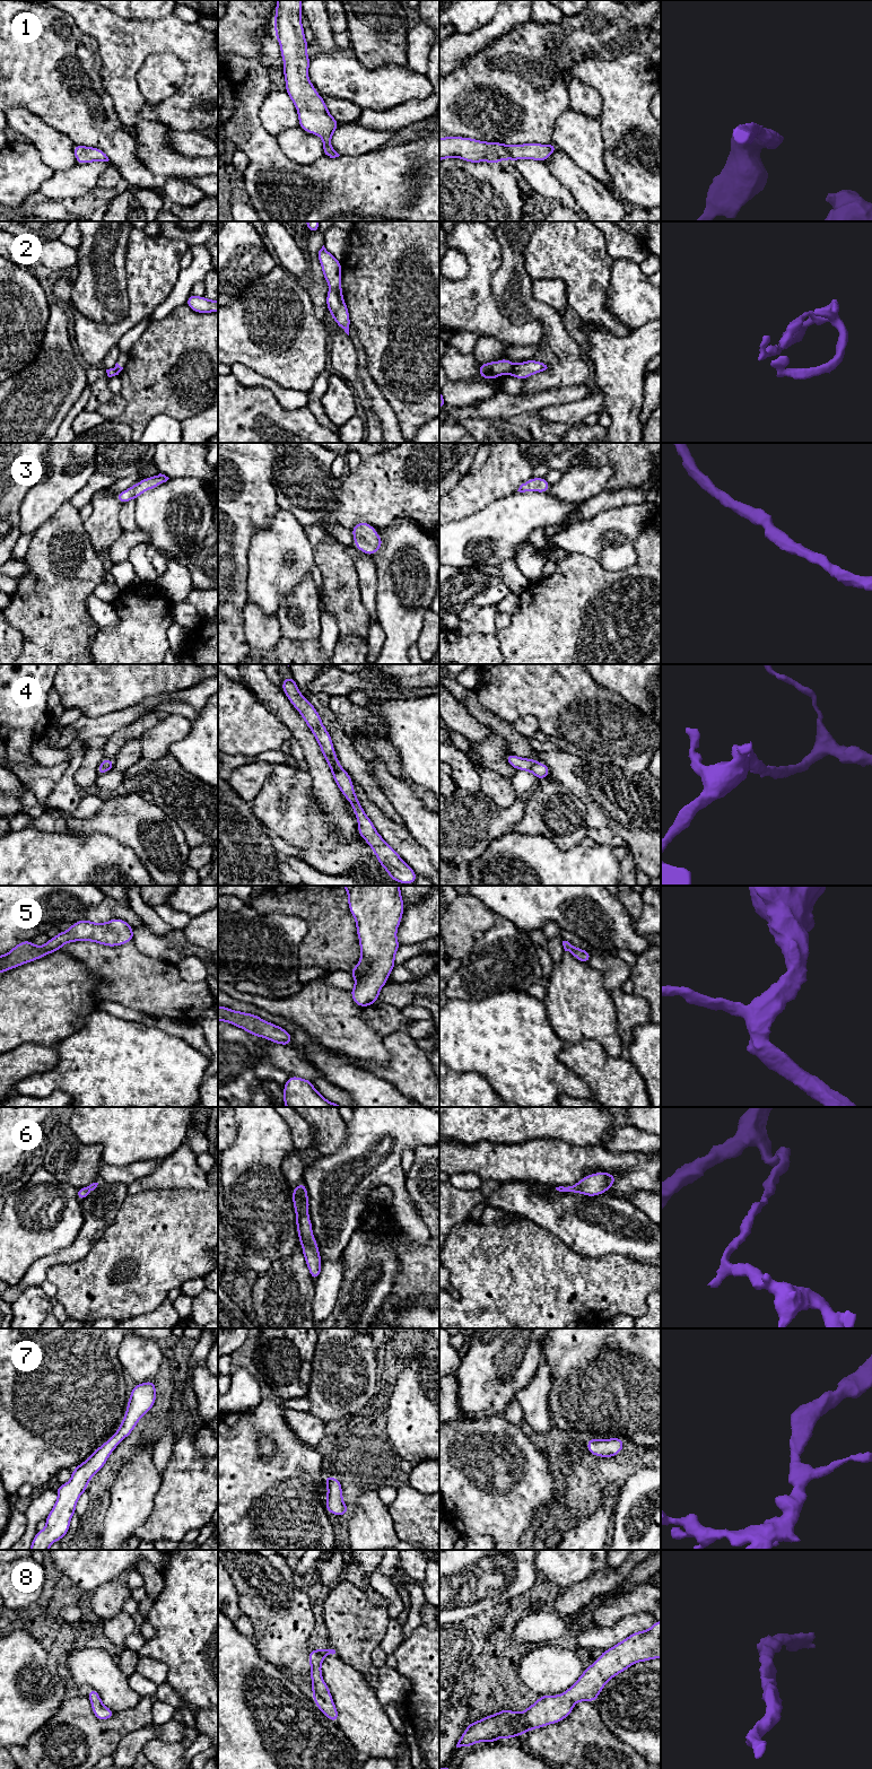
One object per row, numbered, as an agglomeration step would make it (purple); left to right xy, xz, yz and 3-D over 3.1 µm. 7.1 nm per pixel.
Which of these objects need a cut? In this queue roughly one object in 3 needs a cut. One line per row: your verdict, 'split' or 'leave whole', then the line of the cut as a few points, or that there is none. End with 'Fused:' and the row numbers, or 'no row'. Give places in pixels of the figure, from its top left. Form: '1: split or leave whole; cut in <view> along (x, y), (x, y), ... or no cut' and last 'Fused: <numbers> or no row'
1: leave whole; no cut
2: split; cut in xz along (330, 288), (341, 295)
3: leave whole; no cut
4: leave whole; no cut
5: leave whole; no cut
6: leave whole; no cut
7: leave whole; no cut
8: leave whole; no cut
Fused: 2

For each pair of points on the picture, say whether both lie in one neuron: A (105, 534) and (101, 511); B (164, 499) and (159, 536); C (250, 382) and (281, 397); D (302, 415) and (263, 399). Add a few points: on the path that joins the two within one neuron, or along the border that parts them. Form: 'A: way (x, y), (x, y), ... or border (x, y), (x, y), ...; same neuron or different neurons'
A: way (104, 529), (104, 516); same neuron
B: way (164, 508), (162, 526); same neuron
C: way (258, 382), (269, 384), (275, 389); same neuron
D: way (293, 416), (280, 416), (272, 408); same neuron

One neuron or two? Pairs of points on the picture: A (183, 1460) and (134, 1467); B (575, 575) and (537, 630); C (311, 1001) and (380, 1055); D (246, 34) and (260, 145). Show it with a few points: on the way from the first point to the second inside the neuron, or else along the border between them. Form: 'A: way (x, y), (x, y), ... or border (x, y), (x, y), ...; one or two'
A: border (162, 1474), (159, 1489), (154, 1500); two
B: way (575, 589), (575, 592), (550, 617); one
C: way (328, 1014), (346, 1031), (363, 1042); one
D: border (229, 54), (258, 58); two

